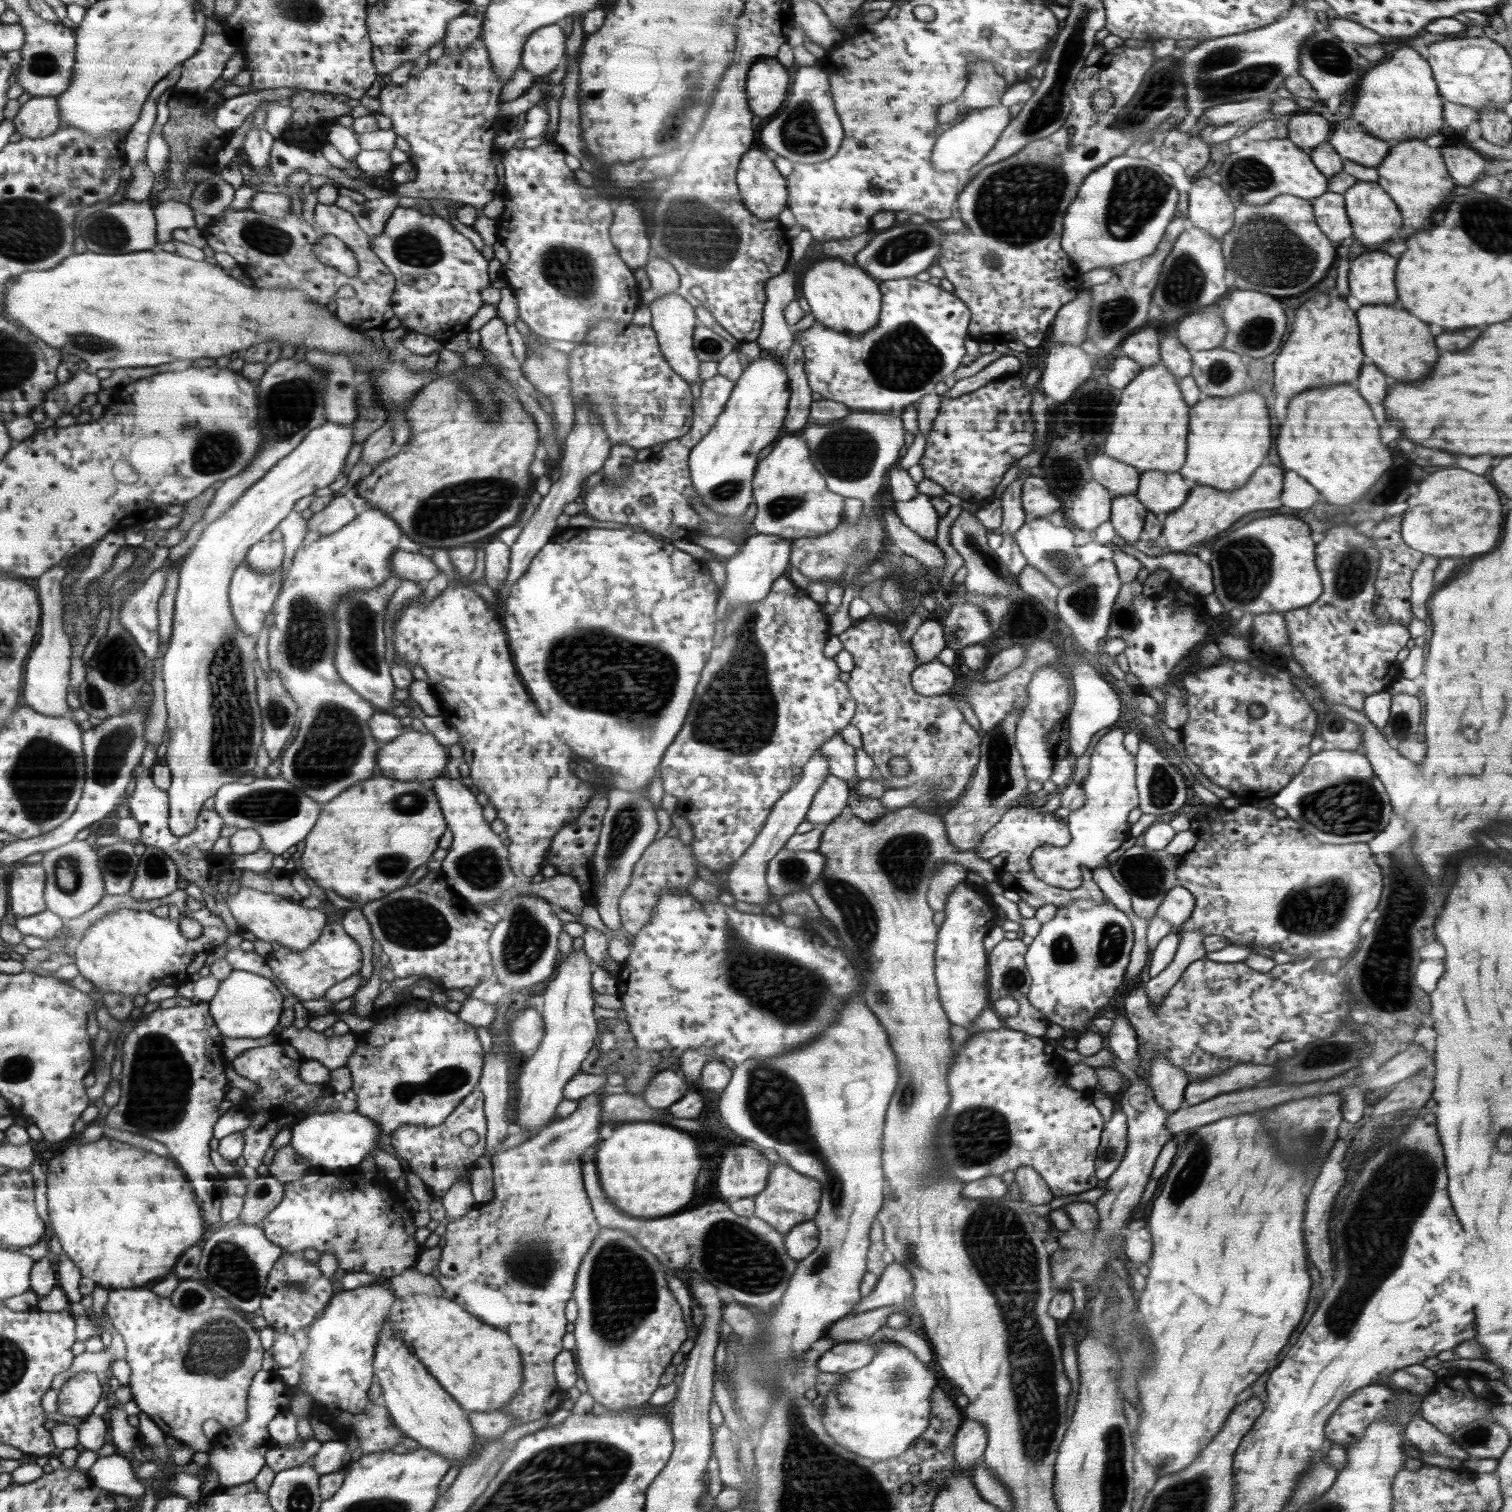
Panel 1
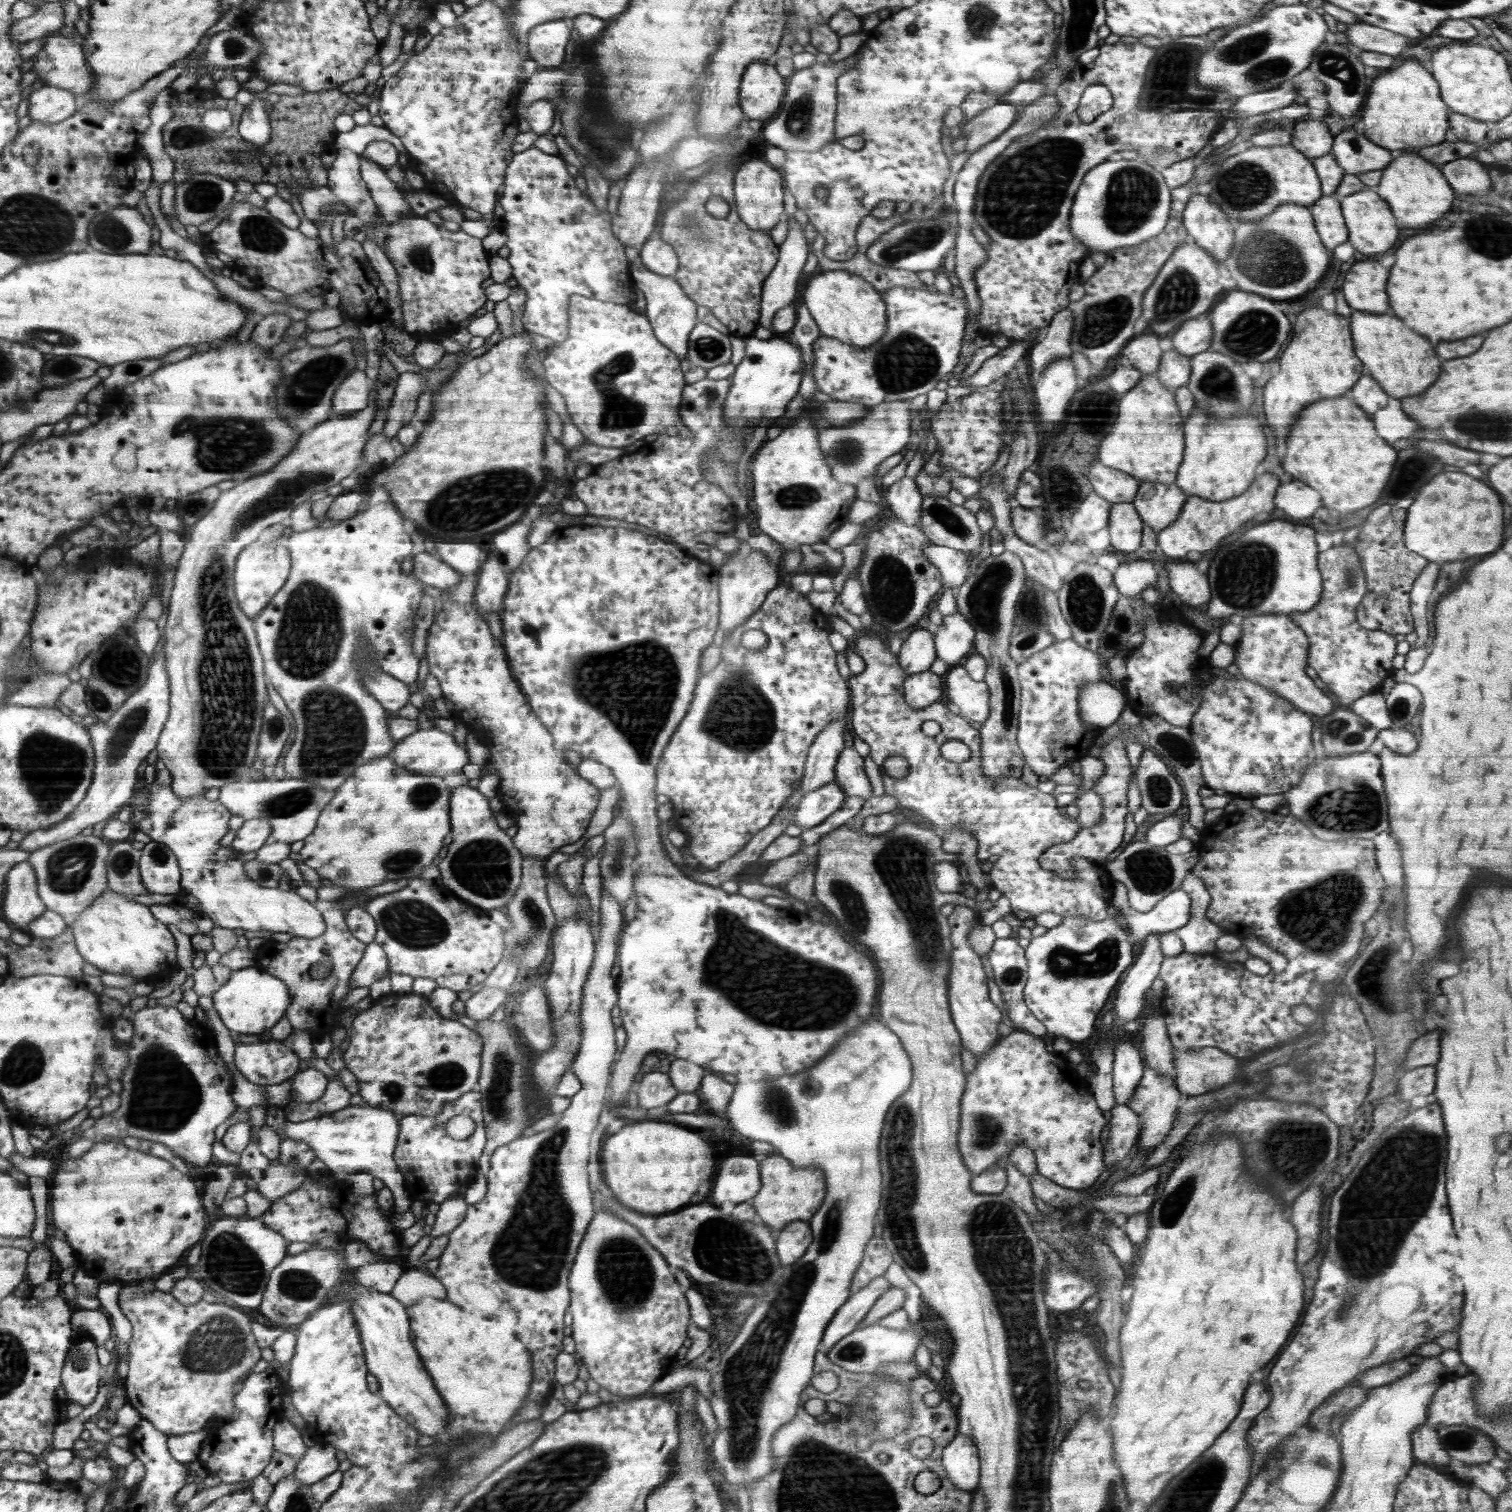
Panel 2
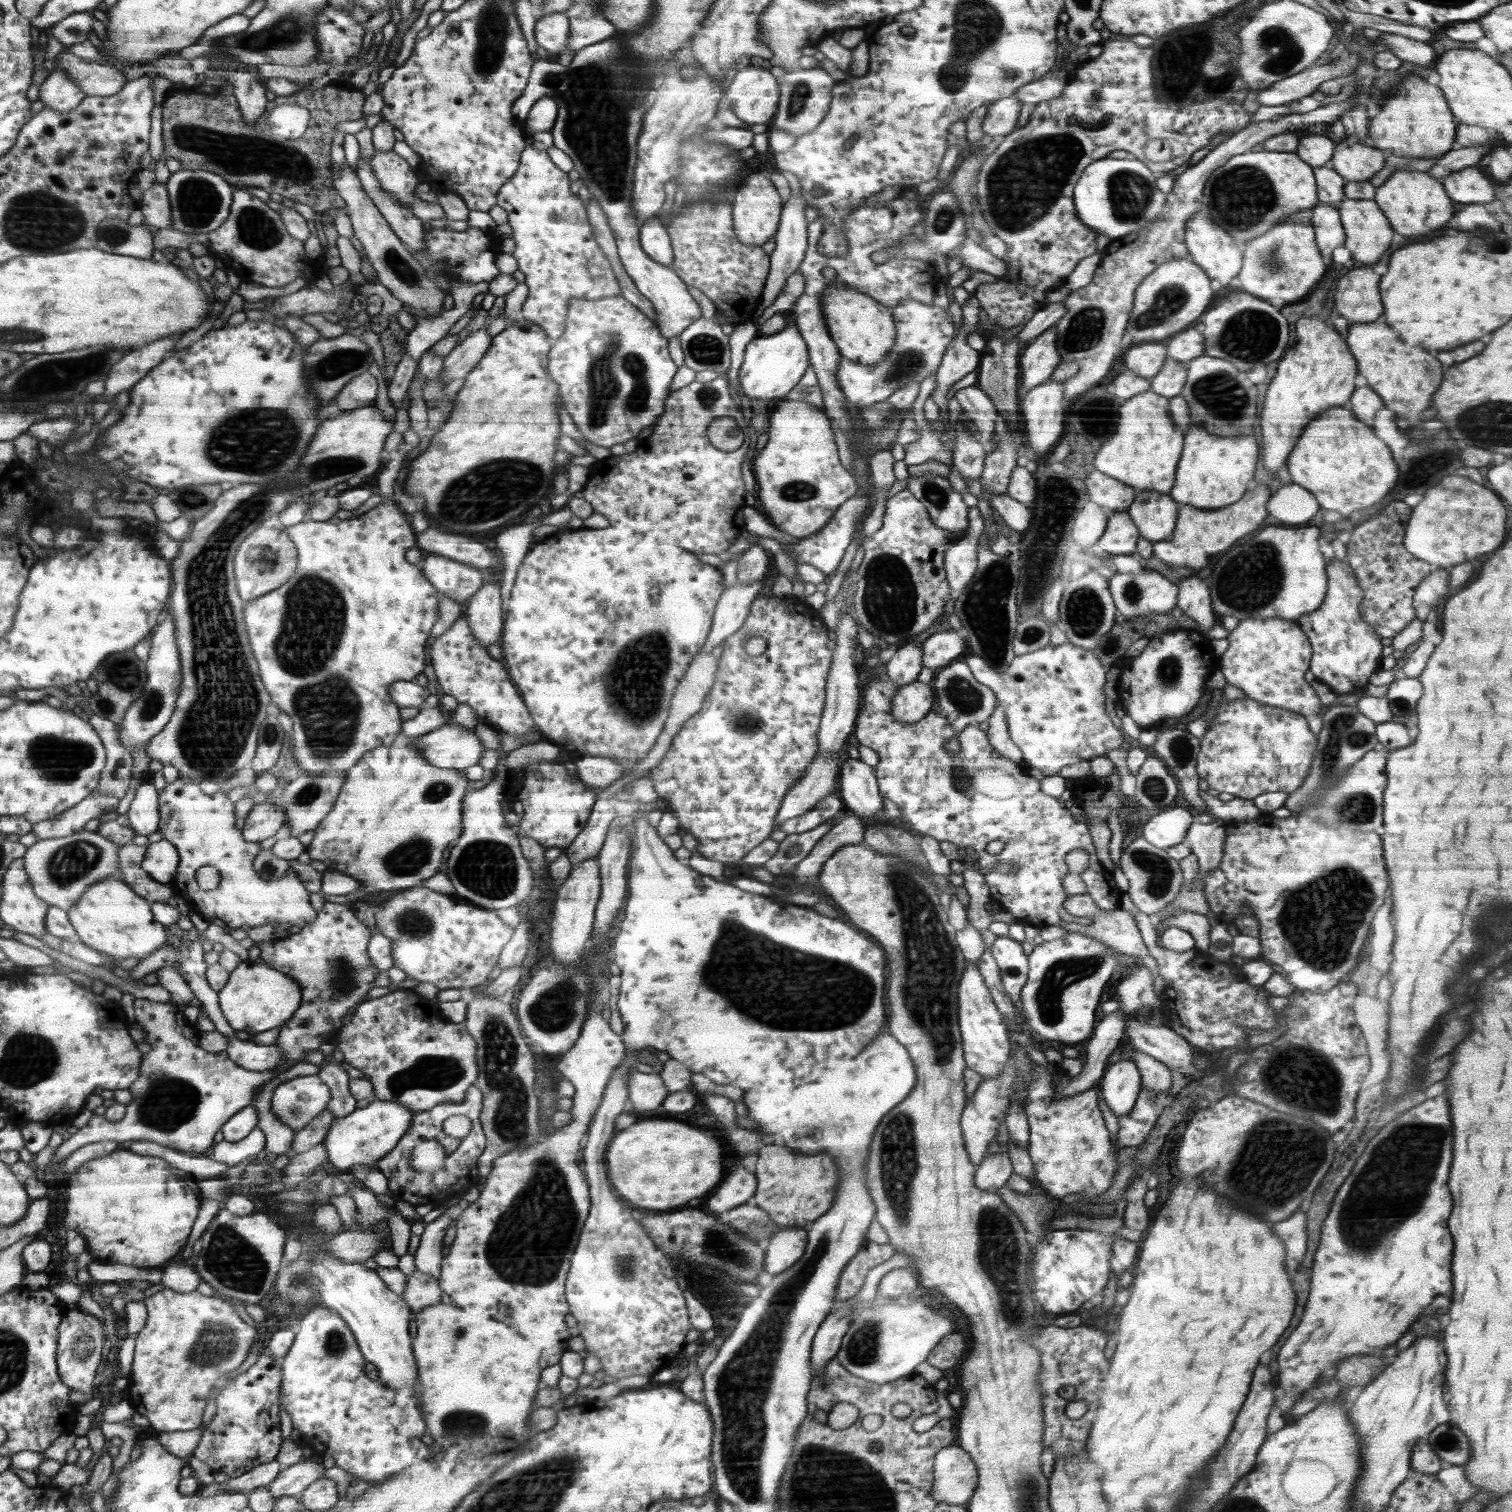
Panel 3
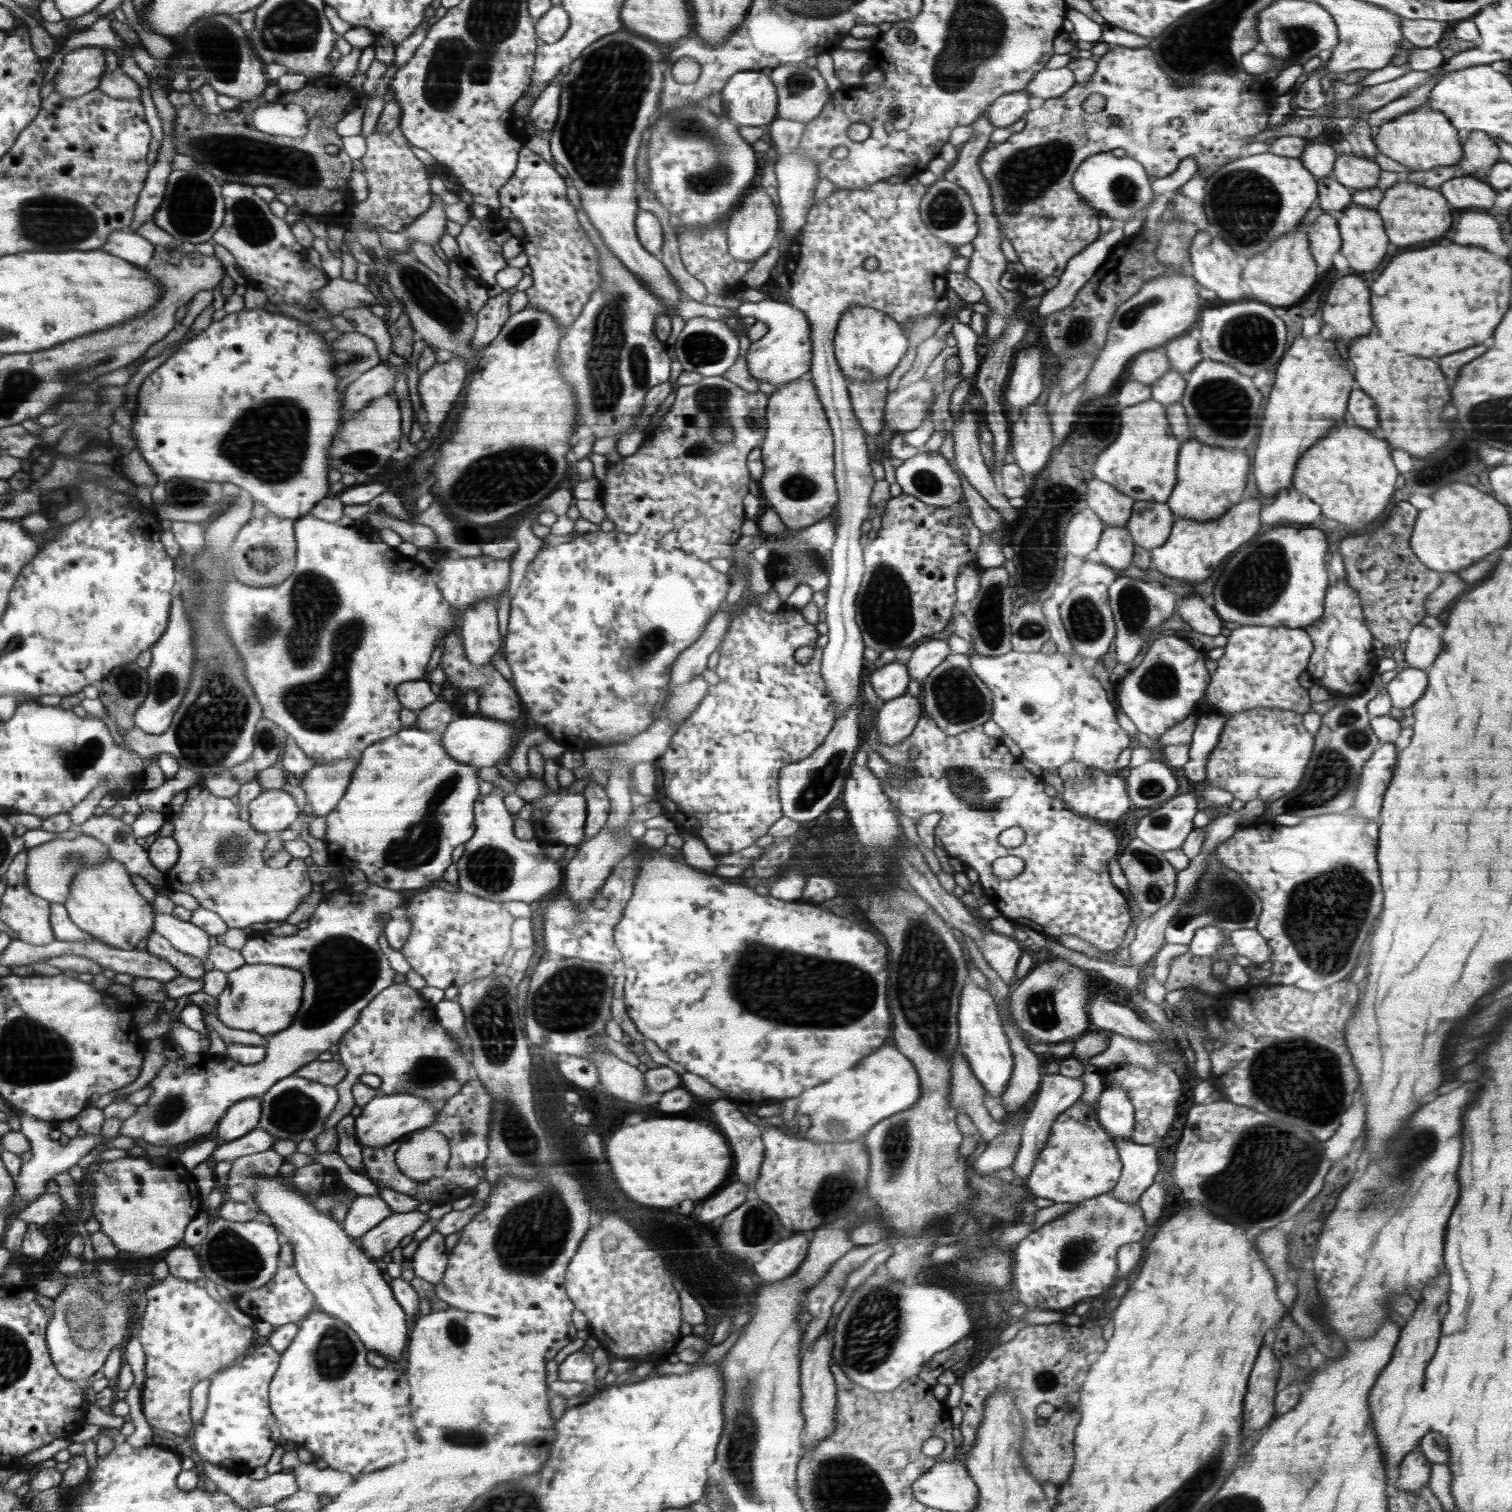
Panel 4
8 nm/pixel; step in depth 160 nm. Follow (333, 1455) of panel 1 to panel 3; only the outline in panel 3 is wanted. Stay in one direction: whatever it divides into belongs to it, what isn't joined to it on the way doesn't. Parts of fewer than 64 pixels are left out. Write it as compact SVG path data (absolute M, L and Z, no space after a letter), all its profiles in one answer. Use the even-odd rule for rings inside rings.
M304 1458L302 1461L281 1470L274 1479L274 1483L270 1483L266 1488L270 1492L270 1498L275 1500L282 1498L282 1496L299 1497L310 1484L321 1478L324 1472L322 1463Z

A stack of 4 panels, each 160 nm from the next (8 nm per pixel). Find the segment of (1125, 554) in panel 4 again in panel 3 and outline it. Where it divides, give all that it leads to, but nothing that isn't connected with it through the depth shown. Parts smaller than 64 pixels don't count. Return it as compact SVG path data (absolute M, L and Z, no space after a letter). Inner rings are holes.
M1129 512L1113 513L1108 517L1106 531L1100 538L1100 546L1108 554L1132 554L1140 538L1137 526L1132 522Z

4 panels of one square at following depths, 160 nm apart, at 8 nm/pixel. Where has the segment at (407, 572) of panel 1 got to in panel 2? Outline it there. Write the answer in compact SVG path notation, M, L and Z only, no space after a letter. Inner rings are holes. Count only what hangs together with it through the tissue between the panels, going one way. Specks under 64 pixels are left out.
M426 551L413 556L413 572L424 584L437 587L438 589L456 589L461 582L462 573L452 568L437 555Z

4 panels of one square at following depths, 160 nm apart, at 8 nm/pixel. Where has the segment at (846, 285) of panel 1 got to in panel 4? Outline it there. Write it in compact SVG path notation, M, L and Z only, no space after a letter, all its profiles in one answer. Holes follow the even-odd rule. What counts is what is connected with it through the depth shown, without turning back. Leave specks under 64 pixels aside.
M850 307L837 324L835 356L848 381L875 381L888 377L908 350L908 340L898 321L880 309Z

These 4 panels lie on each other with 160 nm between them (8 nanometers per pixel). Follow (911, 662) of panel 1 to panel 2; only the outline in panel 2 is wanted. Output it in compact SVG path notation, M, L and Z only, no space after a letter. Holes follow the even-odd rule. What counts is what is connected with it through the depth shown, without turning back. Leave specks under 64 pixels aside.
M862 631L851 644L850 649L861 656L865 662L864 670L858 675L852 675L849 683L850 688L853 689L852 708L849 714L852 734L861 738L870 747L869 756L880 768L885 792L897 800L898 807L914 810L920 816L924 816L926 820L930 820L930 824L934 824L934 830L940 836L948 829L972 831L978 841L977 857L985 865L990 856L999 854L998 860L987 866L988 876L990 876L991 887L1010 900L1013 912L1024 910L1024 912L1030 912L1034 917L1043 912L1052 912L1061 916L1085 916L1087 919L1097 921L1108 917L1108 908L1112 898L1110 890L1114 888L1114 882L1104 880L1100 864L1081 856L1074 856L1071 863L1076 878L1064 880L1054 875L1052 871L1042 869L1038 862L1040 855L1053 844L1072 840L1080 830L1079 822L1058 807L1056 799L1052 795L1040 792L1035 786L1034 792L1016 792L1016 798L1020 796L1018 800L1002 800L994 792L994 779L988 779L982 774L981 732L978 729L973 728L962 715L953 712L943 699L926 708L909 707L904 693L905 680L908 678L906 672L899 663L899 656L888 650L888 646L882 642L880 636L866 634L865 631ZM926 720L934 720L940 724L940 733L935 737L928 737L922 733L921 724ZM948 740L961 740L966 746L969 746L971 755L968 760L959 763L946 760L941 755L940 747ZM889 756L903 756L906 759L909 773L904 778L892 778L885 773L883 764Z

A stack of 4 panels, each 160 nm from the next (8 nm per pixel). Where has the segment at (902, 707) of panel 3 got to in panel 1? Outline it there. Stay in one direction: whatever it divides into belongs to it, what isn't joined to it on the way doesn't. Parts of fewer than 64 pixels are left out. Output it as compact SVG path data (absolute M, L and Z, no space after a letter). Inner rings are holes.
M934 659L920 664L913 672L911 684L922 696L934 696L954 689L955 672L951 666Z

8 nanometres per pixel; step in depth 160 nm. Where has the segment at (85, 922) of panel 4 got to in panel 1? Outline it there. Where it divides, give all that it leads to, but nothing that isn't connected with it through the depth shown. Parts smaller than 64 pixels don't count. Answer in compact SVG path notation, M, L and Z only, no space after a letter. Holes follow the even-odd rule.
M206 907L196 911L187 909L181 918L192 918L198 921L202 925L202 934L190 940L180 932L180 919L161 918L150 911L118 909L118 911L114 910L114 913L108 913L106 917L102 917L85 931L84 937L76 948L74 963L79 974L92 982L98 996L106 992L119 992L124 996L135 997L136 994L147 995L157 986L180 987L188 976L199 972L204 966L204 960L210 956L210 952L214 952L218 945L222 945L232 934L219 914L212 914Z

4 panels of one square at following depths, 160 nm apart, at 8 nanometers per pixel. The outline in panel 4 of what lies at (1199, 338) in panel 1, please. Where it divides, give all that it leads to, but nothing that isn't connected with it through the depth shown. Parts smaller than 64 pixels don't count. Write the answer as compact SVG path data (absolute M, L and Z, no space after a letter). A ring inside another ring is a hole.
M1191 335L1172 340L1164 348L1172 370L1187 375L1203 358L1199 341Z

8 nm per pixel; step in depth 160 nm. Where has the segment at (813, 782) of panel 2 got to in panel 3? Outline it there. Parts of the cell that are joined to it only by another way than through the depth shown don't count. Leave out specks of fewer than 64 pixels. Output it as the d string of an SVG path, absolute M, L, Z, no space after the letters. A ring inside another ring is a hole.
M847 610L837 624L836 647L834 648L833 660L831 660L831 670L826 679L827 694L825 699L824 714L821 716L820 734L817 736L817 744L820 746L817 754L827 754L827 752L839 752L850 736L854 722L857 722L858 706L860 706L860 680L856 674L856 660L854 660L854 649L857 647L858 639L857 620L854 615Z

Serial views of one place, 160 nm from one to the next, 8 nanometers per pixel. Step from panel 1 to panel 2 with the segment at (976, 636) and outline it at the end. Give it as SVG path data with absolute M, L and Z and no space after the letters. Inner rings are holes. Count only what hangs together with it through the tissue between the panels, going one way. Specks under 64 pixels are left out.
M960 611L943 616L942 625L933 634L937 658L948 665L962 663L973 652L975 641L974 627Z

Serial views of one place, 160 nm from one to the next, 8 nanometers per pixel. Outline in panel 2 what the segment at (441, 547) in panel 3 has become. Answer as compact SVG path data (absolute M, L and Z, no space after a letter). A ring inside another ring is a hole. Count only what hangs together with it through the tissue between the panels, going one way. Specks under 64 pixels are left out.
M435 542L436 555L464 575L475 575L480 569L484 554L474 542Z

